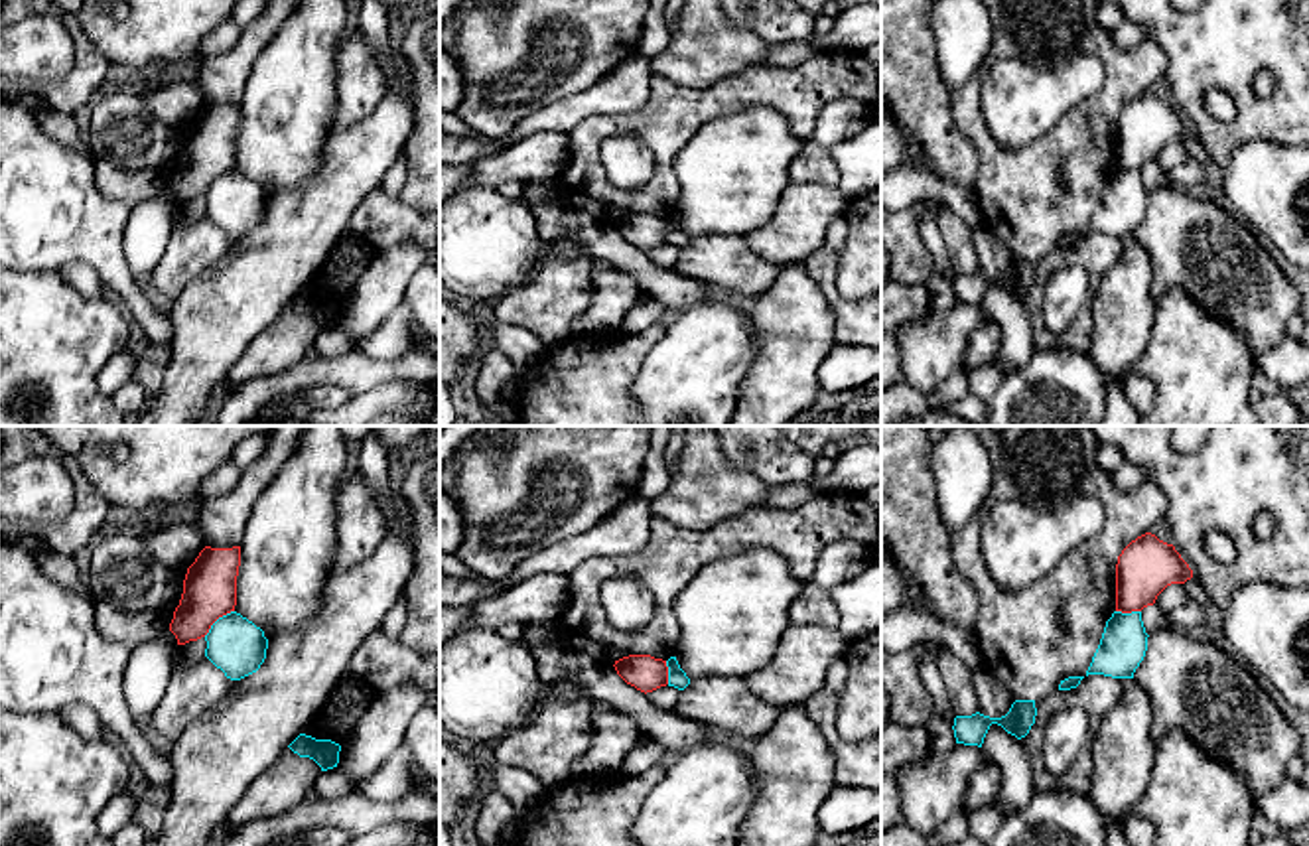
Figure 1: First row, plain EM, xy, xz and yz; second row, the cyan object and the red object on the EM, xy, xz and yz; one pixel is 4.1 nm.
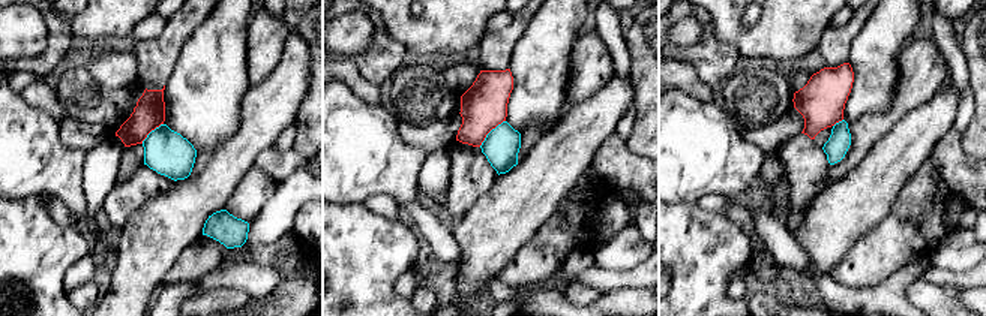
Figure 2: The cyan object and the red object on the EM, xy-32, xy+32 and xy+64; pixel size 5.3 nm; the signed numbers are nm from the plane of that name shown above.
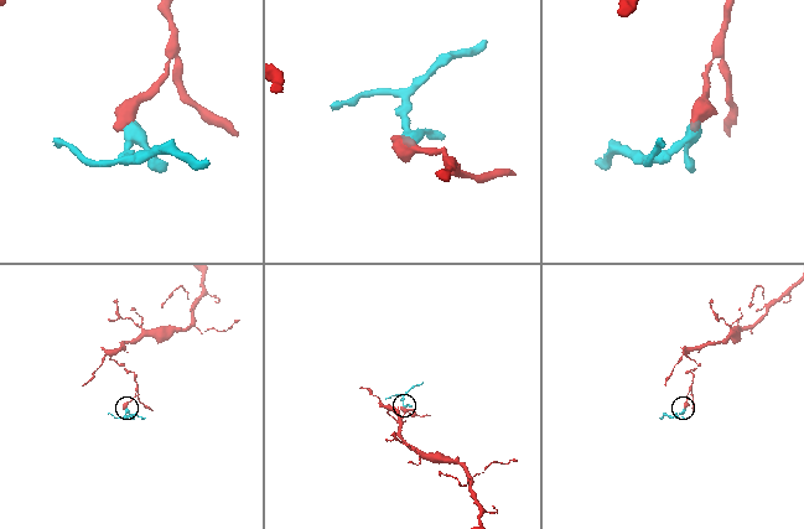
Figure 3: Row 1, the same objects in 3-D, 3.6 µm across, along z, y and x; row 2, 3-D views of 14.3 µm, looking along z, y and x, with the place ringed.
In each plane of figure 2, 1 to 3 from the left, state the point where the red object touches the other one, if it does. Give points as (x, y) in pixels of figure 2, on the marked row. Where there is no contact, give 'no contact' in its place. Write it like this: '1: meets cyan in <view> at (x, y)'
1: meets cyan in xy-32 at (150, 132)
2: meets cyan in xy+32 at (489, 132)
3: meets cyan in xy+64 at (839, 122)

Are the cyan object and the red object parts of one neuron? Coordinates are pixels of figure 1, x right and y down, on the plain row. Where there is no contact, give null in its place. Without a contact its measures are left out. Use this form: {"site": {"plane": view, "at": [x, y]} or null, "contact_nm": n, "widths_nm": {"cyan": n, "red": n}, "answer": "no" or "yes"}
{"site": {"plane": "xy", "at": [217, 178]}, "contact_nm": 170, "widths_nm": {"cyan": 240, "red": 220}, "answer": "no"}

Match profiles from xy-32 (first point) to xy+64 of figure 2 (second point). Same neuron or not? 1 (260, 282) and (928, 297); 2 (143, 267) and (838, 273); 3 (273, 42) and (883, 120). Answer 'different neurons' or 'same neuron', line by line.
1: different neurons
2: different neurons
3: same neuron

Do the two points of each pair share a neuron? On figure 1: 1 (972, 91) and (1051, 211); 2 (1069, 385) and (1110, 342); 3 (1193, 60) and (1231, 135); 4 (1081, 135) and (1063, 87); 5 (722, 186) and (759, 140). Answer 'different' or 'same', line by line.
1: same
2: different
3: same
4: different
5: same

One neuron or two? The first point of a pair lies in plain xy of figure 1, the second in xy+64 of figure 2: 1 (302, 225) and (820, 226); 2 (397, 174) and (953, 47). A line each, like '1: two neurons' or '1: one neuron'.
1: one neuron
2: one neuron

